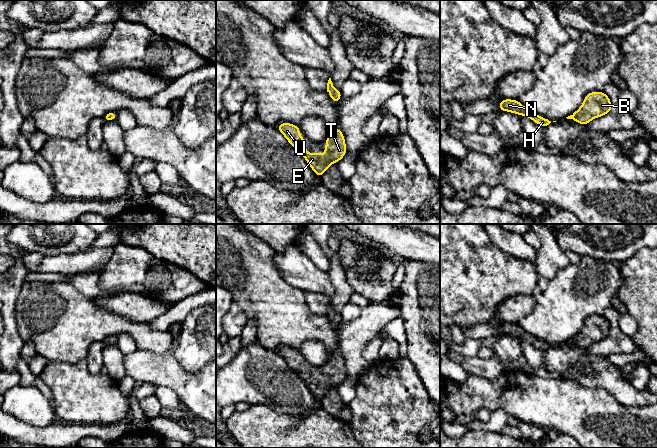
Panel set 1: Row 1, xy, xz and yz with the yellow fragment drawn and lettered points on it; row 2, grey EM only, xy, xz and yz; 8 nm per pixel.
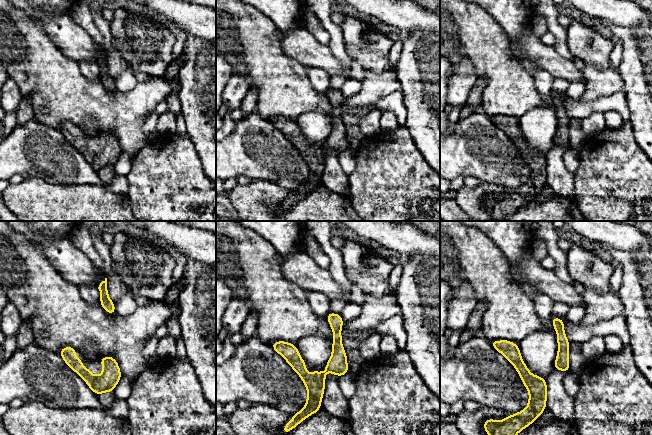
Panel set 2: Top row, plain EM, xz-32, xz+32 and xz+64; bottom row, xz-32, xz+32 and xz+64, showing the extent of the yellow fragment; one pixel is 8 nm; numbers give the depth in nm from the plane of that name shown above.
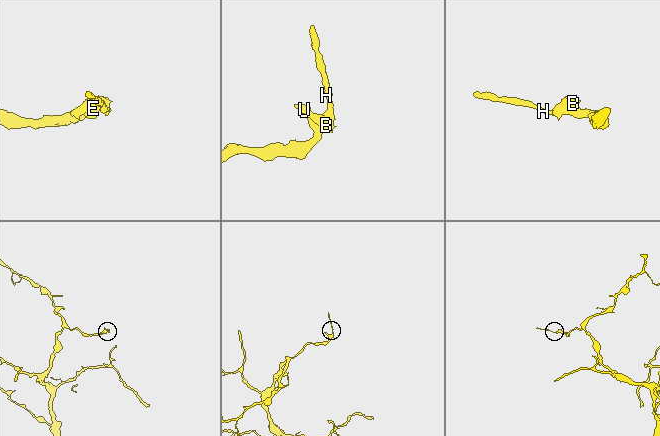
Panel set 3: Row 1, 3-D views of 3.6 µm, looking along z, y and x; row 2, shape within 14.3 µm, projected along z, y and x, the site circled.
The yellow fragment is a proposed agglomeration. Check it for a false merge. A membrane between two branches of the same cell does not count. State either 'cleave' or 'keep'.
keep

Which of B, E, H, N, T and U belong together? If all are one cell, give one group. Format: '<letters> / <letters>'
B E H N T U

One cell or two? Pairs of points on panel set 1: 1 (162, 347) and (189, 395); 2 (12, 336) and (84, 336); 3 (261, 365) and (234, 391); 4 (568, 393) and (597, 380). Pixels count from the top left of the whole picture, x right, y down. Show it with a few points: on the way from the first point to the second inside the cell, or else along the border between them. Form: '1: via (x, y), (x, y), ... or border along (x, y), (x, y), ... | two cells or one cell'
1: border along (143, 349), (158, 354), (172, 353) | two cells
2: border along (14, 313), (17, 331), (25, 341) | two cells
3: via (254, 372), (241, 384) | one cell
4: border along (565, 378), (586, 387), (603, 388), (606, 391) | two cells

